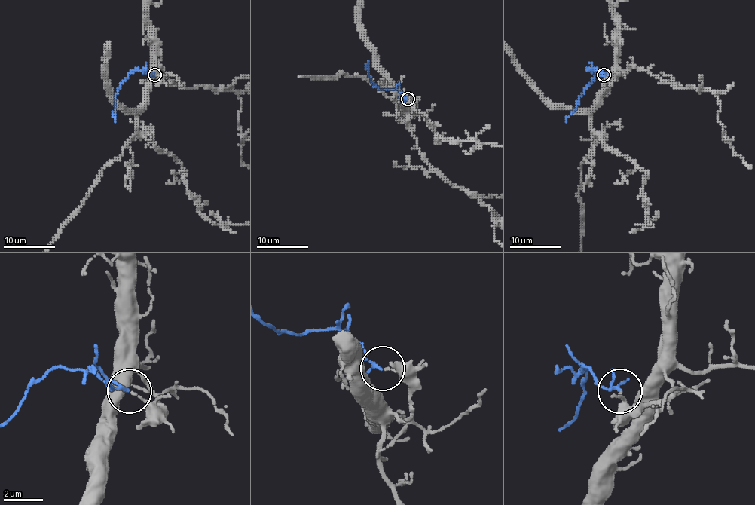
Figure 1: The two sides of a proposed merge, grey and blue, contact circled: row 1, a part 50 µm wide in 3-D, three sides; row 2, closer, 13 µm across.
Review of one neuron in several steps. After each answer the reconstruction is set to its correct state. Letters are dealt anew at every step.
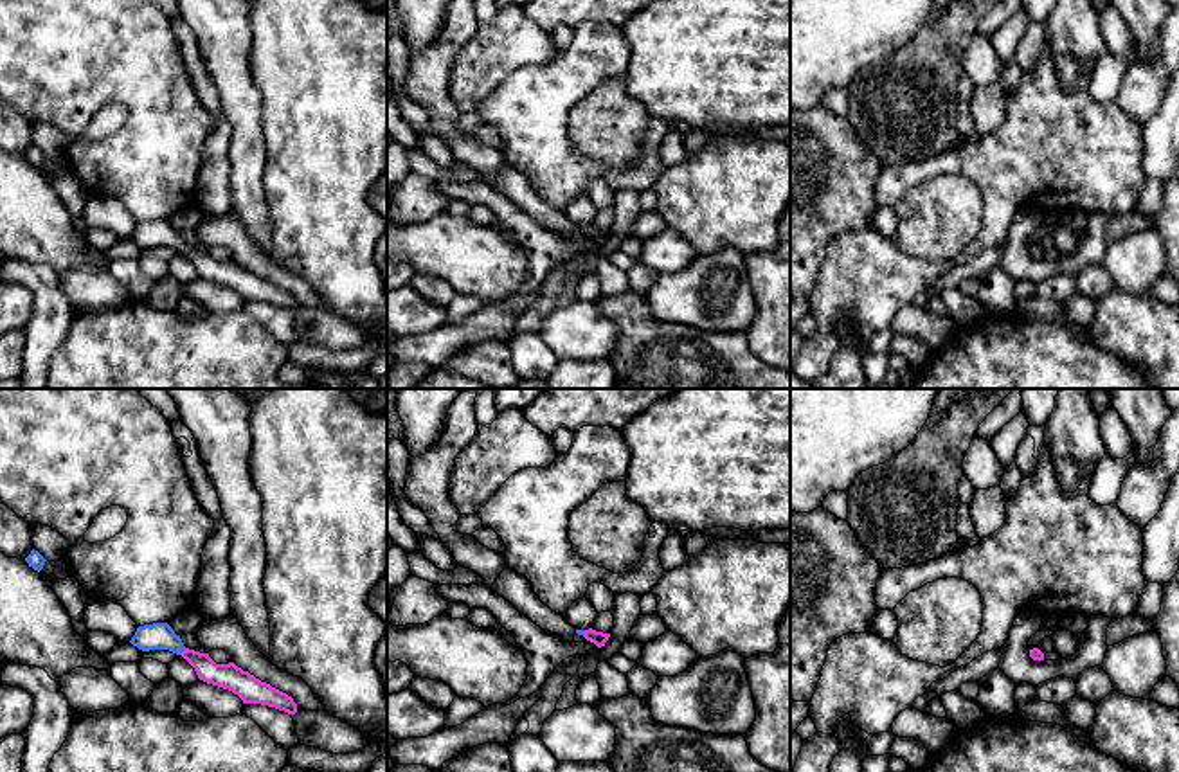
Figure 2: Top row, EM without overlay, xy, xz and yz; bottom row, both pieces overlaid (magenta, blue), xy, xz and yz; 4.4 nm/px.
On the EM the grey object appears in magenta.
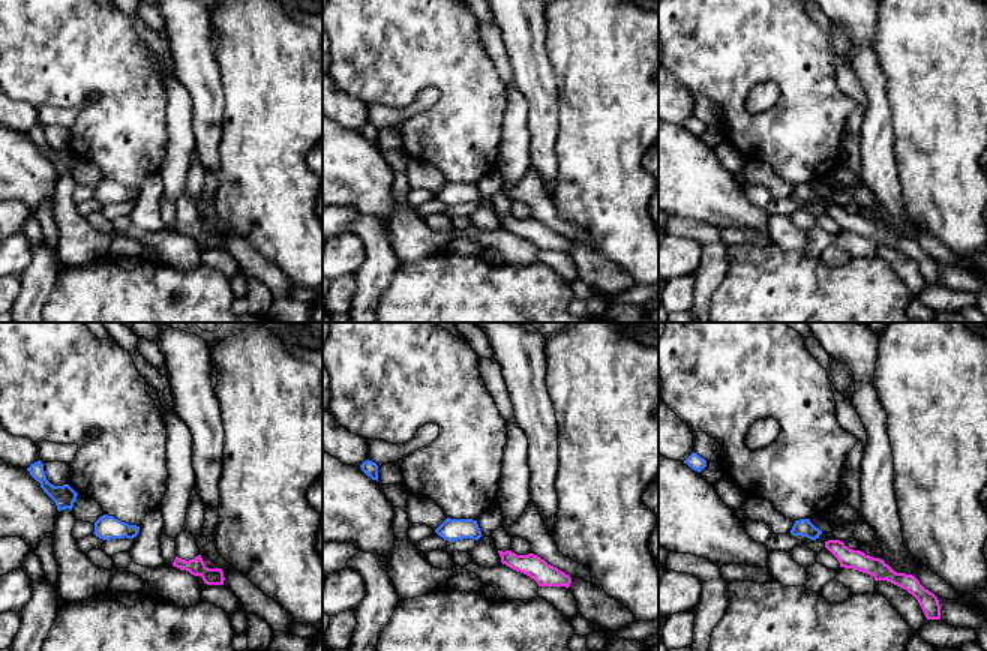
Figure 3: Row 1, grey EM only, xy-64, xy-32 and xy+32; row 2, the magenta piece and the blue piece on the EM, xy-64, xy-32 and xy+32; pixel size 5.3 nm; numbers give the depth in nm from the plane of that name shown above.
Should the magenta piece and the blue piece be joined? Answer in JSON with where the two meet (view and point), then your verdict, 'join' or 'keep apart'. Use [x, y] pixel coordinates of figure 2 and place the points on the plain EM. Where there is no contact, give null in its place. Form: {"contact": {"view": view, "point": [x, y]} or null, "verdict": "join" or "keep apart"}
{"contact": {"view": "xy", "point": [184, 247]}, "verdict": "join"}

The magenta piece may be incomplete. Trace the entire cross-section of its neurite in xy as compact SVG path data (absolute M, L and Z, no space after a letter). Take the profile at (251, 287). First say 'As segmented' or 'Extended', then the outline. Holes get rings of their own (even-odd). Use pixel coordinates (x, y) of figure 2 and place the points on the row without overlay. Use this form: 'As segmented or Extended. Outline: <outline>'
Extended. Outline: M167 220L139 223L130 239L142 248L169 247L182 252L194 265L200 277L232 288L243 301L261 301L288 311L297 310L297 301L292 293L261 279L234 259L216 261L209 250L185 245L180 232Z

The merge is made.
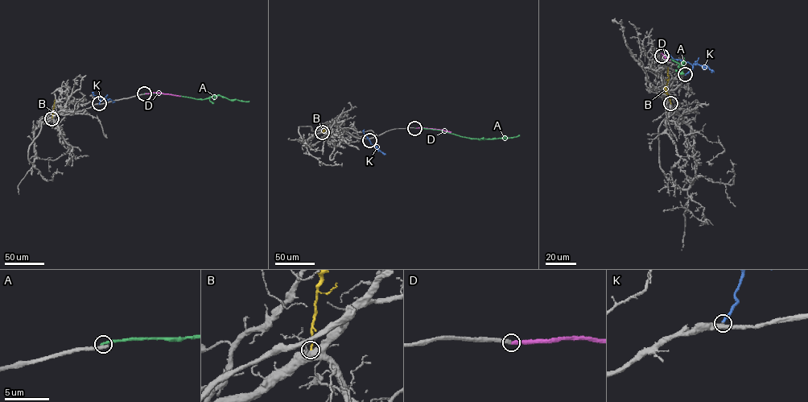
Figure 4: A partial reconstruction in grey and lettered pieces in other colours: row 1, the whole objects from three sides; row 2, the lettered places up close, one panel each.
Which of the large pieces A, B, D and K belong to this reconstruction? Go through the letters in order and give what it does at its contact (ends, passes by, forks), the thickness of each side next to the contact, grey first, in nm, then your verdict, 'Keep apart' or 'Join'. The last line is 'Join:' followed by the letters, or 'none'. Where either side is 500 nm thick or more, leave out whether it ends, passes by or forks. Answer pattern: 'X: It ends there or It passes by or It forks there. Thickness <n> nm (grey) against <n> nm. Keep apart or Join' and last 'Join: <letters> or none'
A: It ends there. Thickness 400 nm (grey) against 260 nm. Keep apart
B: It ends there. Thickness 480 nm (grey) against 190 nm. Keep apart
D: It ends there. Thickness 320 nm (grey) against 340 nm. Join
K: It ends there. Thickness 240 nm (grey) against 220 nm. Join
Join: D, K

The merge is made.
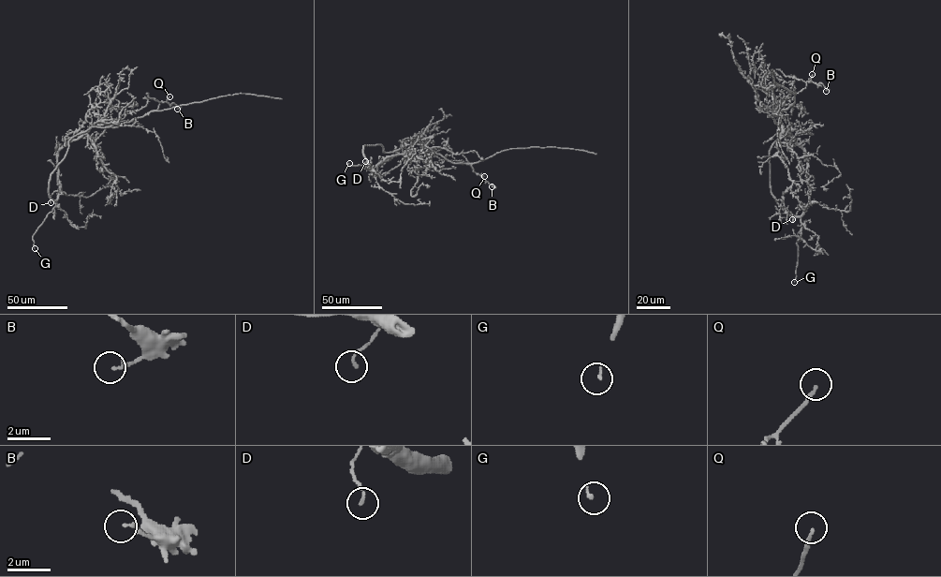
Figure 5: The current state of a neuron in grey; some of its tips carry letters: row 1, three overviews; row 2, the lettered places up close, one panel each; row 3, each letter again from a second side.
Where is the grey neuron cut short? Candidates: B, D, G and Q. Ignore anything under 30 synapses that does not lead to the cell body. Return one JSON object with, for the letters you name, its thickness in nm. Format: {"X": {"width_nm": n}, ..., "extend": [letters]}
{"G": {"width_nm": 110}, "extend": ["G"]}

